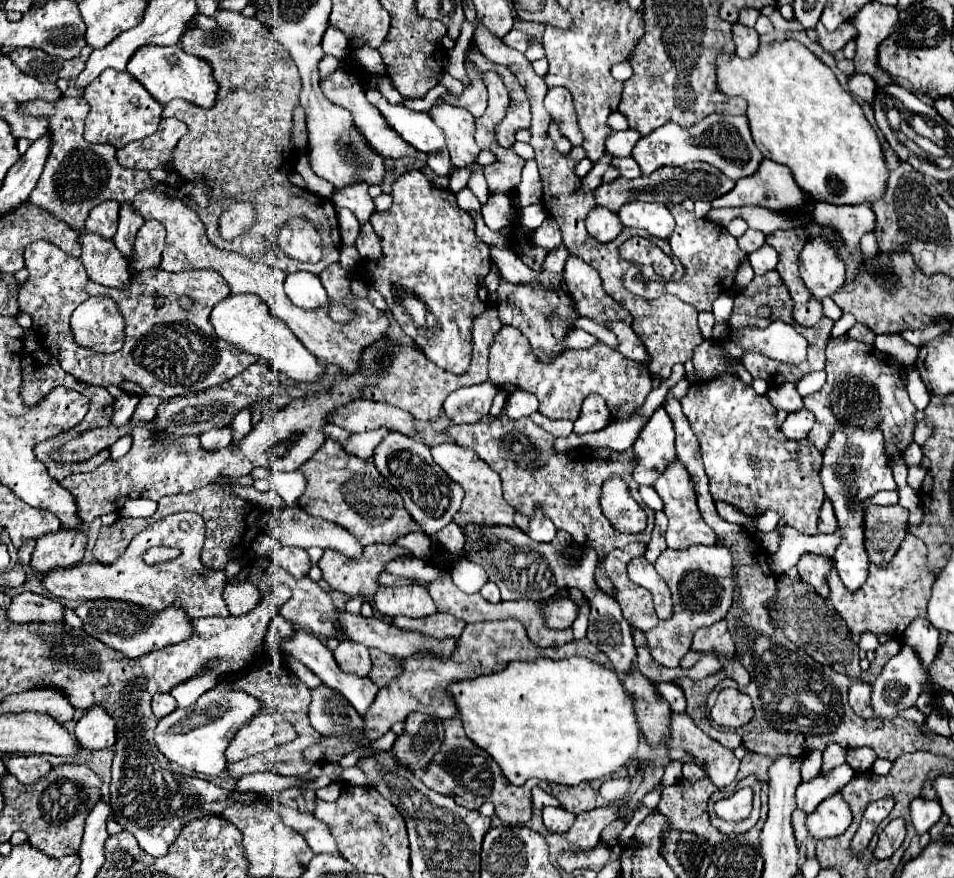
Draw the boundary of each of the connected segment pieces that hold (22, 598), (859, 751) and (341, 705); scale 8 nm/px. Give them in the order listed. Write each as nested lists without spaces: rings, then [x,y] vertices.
[[[22,592],[12,598],[12,604],[6,608],[8,620],[20,624],[20,622],[52,622],[52,620],[64,620],[62,616],[64,606],[56,600],[50,600],[40,594]]]
[[[850,748],[846,752],[846,762],[856,770],[856,772],[868,772],[876,760],[876,752],[872,748]]]
[[[326,684],[310,690],[312,702],[308,706],[308,718],[316,732],[322,736],[340,736],[362,728],[362,716]]]

